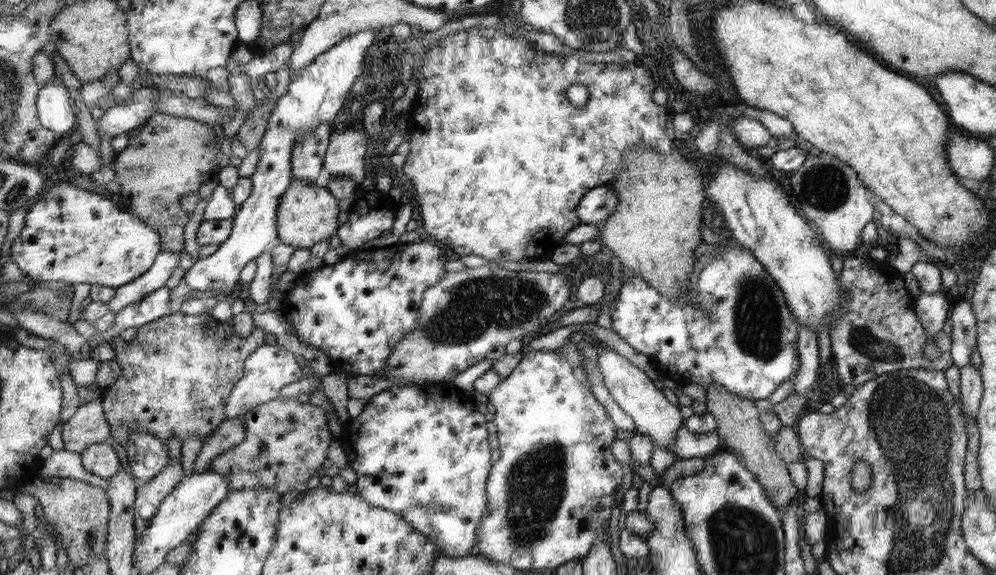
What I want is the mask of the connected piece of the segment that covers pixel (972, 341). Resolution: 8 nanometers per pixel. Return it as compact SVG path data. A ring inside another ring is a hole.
M960 301L949 312L952 321L951 356L953 365L964 368L970 364L972 350L977 345L977 320L970 301Z

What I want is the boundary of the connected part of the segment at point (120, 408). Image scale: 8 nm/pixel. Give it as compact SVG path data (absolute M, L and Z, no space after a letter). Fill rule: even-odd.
M181 311L176 313L170 313L162 316L162 318L157 318L148 324L143 324L136 334L136 339L132 342L126 342L116 336L110 341L110 345L113 346L115 352L115 359L117 363L121 366L122 374L114 381L112 384L109 384L108 391L104 394L103 401L103 411L106 413L108 424L111 425L111 436L113 436L120 446L125 446L129 442L129 438L135 434L135 432L151 432L162 444L166 444L165 440L167 438L177 438L183 443L186 438L190 436L198 436L203 442L207 438L211 438L217 428L221 426L221 423L225 421L225 408L227 408L227 399L231 396L231 392L235 385L238 384L238 376L243 378L245 375L246 362L249 356L255 352L255 350L265 344L266 332L262 328L254 327L252 334L248 338L238 338L236 334L232 334L232 322L224 323L218 322L210 314L201 314L200 316L192 316L190 314L184 314Z

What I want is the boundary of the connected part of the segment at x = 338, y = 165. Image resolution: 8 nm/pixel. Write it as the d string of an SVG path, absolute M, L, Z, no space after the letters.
M356 128L334 132L323 158L323 168L332 176L350 177L362 184L365 178L364 154L369 141L368 134Z

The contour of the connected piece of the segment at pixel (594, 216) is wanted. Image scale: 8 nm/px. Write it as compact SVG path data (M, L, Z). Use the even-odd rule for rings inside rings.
M600 186L592 188L587 195L580 200L577 212L582 223L598 225L618 207L618 196L612 188Z

